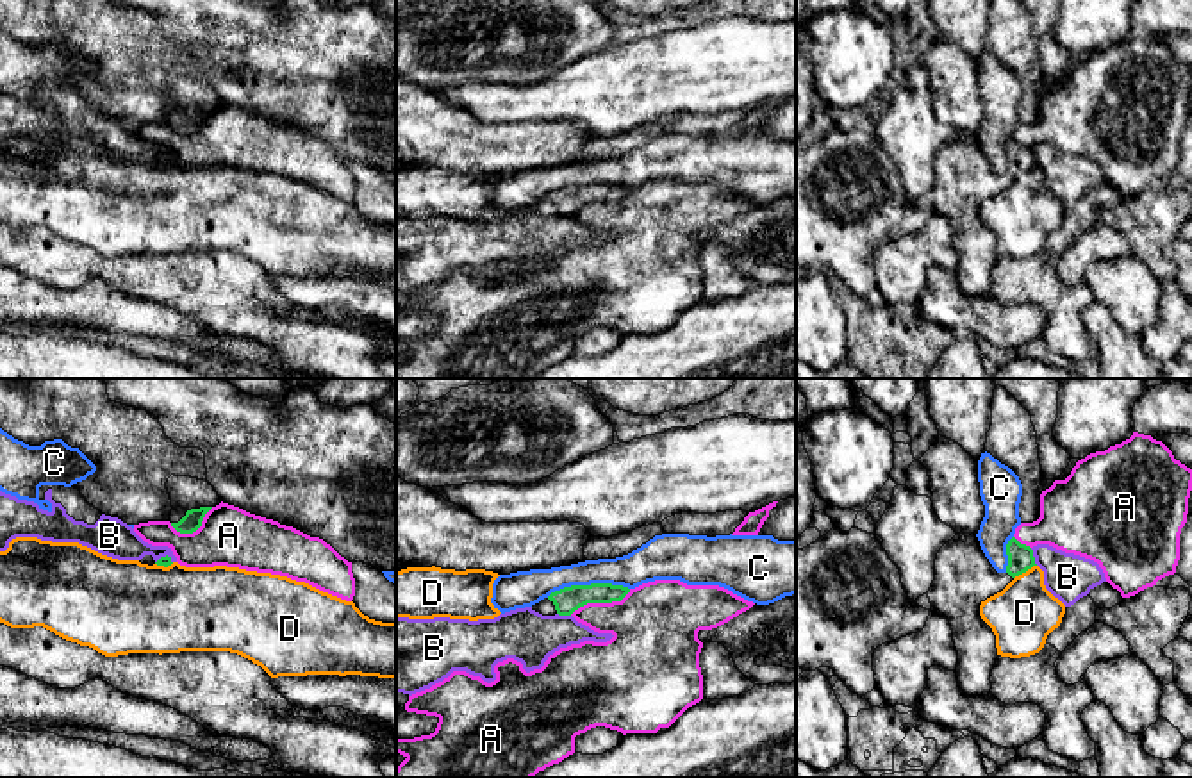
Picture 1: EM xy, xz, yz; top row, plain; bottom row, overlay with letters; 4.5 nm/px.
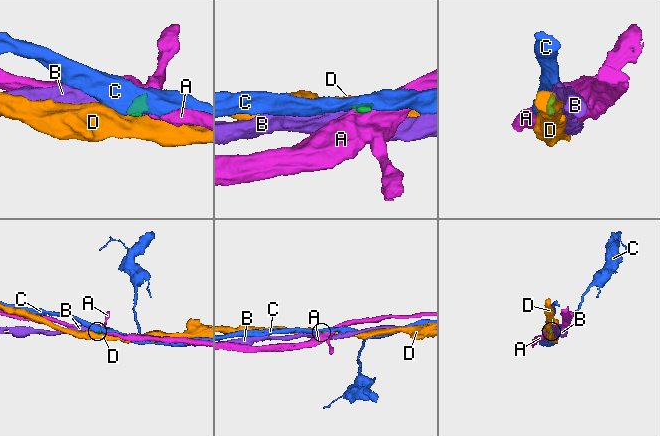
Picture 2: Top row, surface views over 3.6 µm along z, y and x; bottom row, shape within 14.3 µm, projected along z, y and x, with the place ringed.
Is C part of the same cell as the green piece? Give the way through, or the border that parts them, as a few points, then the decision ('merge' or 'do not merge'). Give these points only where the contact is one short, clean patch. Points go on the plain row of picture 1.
border xz (629, 188), (571, 184), (546, 197); do not merge

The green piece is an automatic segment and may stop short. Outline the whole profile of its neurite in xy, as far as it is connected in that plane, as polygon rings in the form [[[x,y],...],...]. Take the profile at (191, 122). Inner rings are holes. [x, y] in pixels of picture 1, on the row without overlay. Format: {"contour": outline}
{"contour": [[[171,75],[166,89],[173,107],[168,121],[180,134],[196,132],[205,114],[221,103],[214,87],[205,80]]]}

